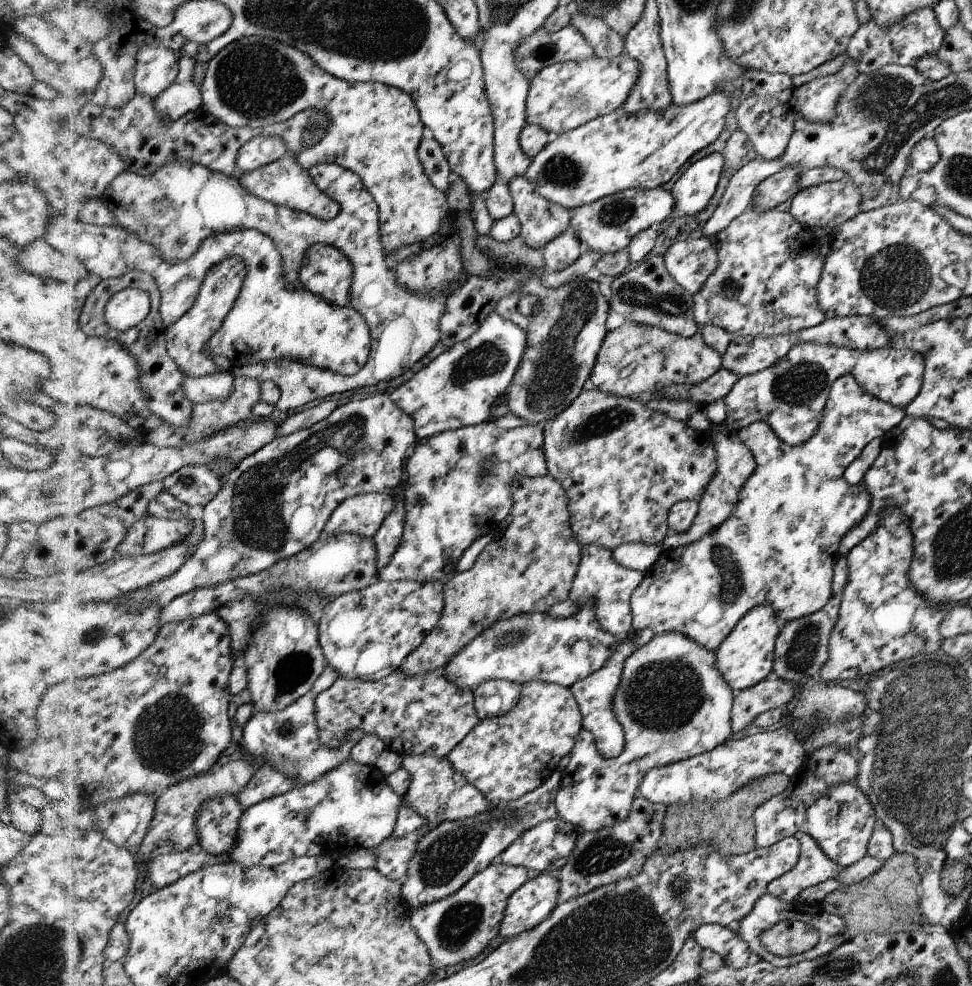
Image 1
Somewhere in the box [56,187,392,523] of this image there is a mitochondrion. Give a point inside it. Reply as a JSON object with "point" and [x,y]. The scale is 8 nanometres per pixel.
{"point":[187,482]}

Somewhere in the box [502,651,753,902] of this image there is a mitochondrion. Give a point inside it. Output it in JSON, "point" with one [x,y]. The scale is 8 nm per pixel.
{"point":[662,696]}

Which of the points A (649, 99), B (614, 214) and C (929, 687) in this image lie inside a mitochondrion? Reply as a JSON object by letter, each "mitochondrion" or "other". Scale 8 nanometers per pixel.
{"A":"other","B":"mitochondrion","C":"mitochondrion"}

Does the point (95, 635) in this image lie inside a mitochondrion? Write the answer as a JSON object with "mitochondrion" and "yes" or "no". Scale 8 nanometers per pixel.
{"mitochondrion":"yes"}

